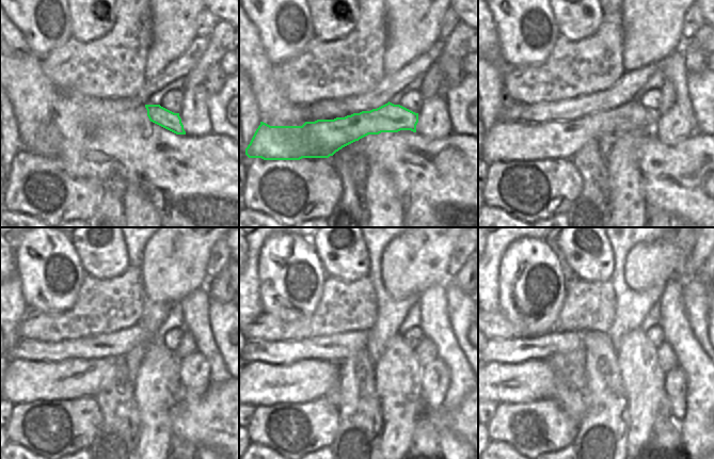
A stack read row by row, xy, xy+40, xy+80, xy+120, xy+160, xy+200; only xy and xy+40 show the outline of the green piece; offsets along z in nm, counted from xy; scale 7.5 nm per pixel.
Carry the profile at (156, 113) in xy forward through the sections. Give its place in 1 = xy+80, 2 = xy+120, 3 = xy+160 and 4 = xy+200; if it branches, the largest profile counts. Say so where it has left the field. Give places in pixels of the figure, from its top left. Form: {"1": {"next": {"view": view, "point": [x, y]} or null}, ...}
{"1": {"next": {"view": "xy+80", "point": [506, 141]}}, "2": {"next": {"view": "xy+120", "point": [25, 381]}}, "3": {"next": {"view": "xy+160", "point": [260, 383]}}, "4": {"next": {"view": "xy+200", "point": [533, 380]}}}

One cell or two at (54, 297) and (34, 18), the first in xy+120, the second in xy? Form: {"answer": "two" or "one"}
{"answer": "one"}

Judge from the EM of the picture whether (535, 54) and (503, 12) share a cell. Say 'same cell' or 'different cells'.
same cell

